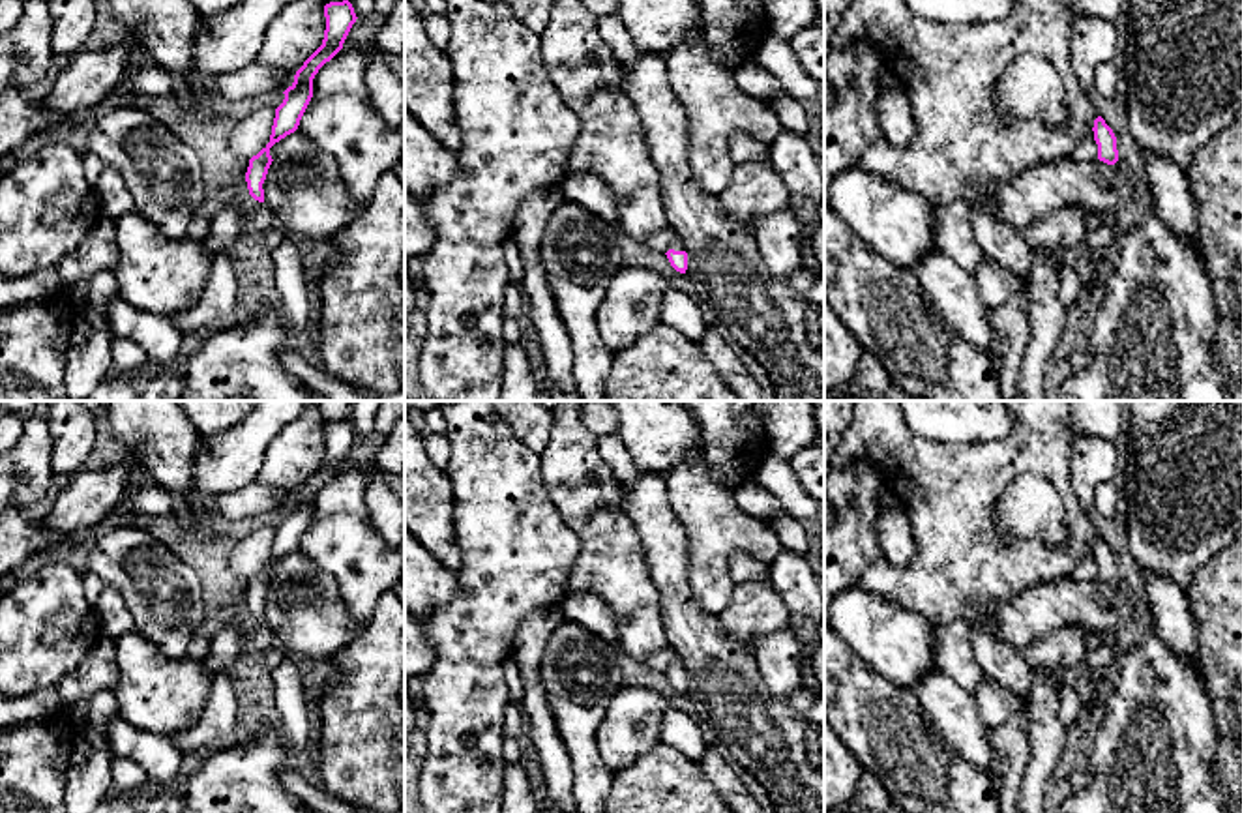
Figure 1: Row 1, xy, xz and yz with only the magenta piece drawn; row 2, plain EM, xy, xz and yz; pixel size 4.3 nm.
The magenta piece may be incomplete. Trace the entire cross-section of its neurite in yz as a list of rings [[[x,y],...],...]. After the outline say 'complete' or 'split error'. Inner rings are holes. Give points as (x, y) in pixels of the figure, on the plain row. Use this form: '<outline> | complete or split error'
[[[1102,536],[1094,540],[1094,560],[1098,564],[1098,579],[1115,584],[1118,581],[1116,556]]] | complete

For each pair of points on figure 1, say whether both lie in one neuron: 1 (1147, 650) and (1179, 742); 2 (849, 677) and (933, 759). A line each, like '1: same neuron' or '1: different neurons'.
1: same neuron
2: same neuron

